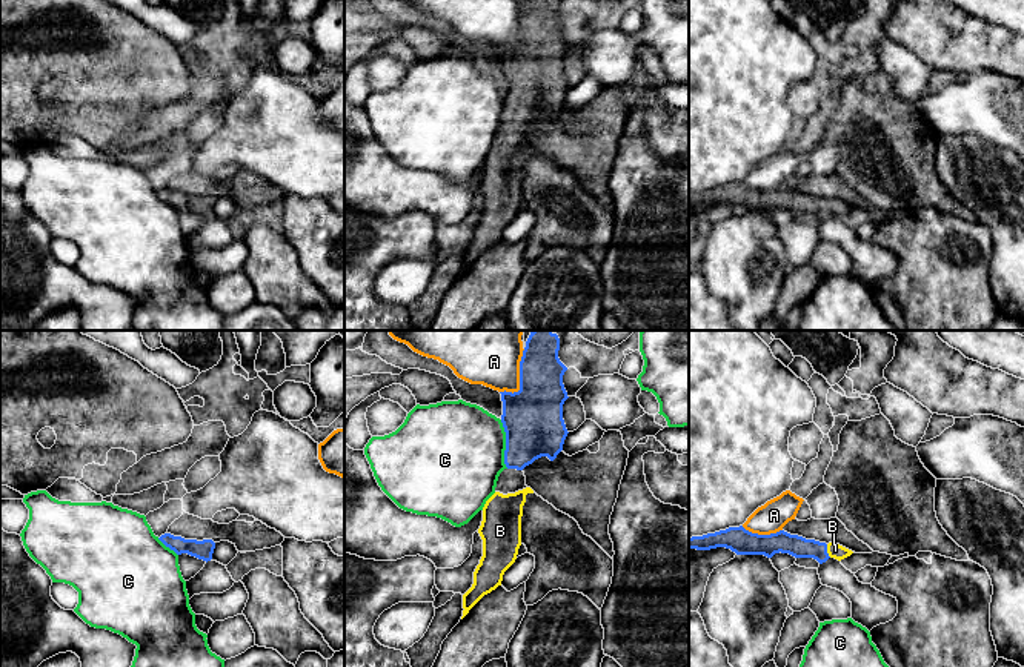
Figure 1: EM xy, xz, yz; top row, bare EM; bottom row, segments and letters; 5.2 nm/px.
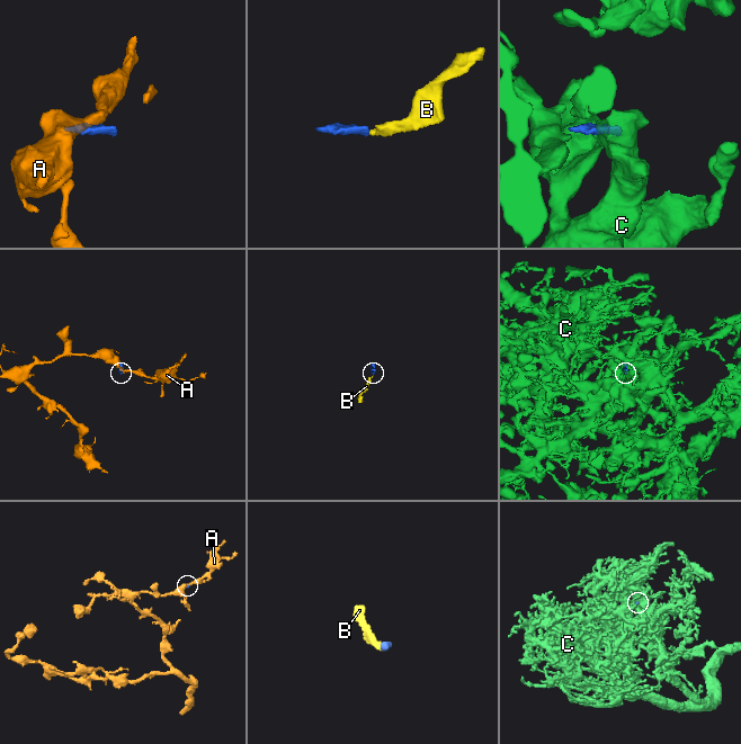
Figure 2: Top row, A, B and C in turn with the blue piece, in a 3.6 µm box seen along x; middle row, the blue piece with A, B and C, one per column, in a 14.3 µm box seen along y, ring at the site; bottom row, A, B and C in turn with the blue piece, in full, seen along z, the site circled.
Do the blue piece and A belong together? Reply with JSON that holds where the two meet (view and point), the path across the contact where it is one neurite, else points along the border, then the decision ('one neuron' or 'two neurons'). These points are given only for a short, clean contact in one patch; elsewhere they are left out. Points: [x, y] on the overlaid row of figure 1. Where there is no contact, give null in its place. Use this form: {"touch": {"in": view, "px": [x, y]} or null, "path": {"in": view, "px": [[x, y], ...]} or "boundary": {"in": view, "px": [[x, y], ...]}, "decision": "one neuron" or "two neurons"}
{"touch": {"in": "xz", "px": [520, 378]}, "boundary": {"in": "xz", "px": [[525, 349], [520, 358], [520, 388], [512, 392], [500, 392]]}, "decision": "two neurons"}

